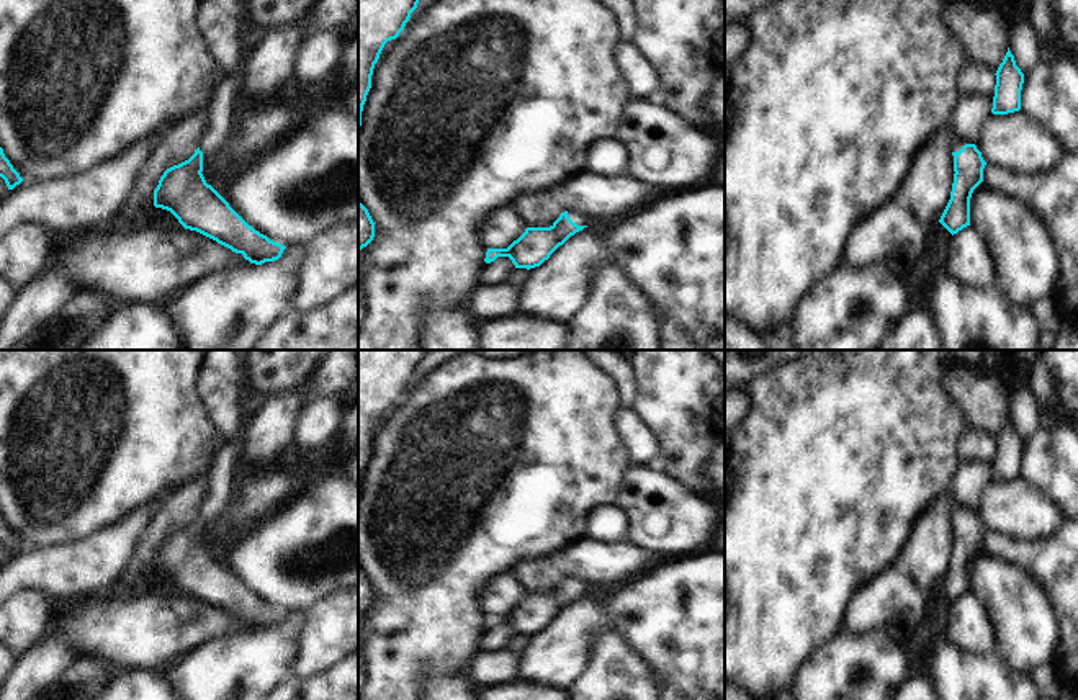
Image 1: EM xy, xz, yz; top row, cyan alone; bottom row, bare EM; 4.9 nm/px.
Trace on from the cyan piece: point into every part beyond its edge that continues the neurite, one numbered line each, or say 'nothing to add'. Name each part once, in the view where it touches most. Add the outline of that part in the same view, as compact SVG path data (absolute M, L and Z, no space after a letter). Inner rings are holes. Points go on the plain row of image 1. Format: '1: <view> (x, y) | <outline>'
1: xz (579, 584) | M568 577L568 584L576 589L577 592L595 592L595 587L589 582L586 582L584 579L581 577Z

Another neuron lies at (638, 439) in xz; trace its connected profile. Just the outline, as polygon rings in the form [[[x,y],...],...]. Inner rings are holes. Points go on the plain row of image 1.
[[[622,407],[615,415],[615,425],[630,453],[631,466],[654,466],[658,442],[638,414]]]

